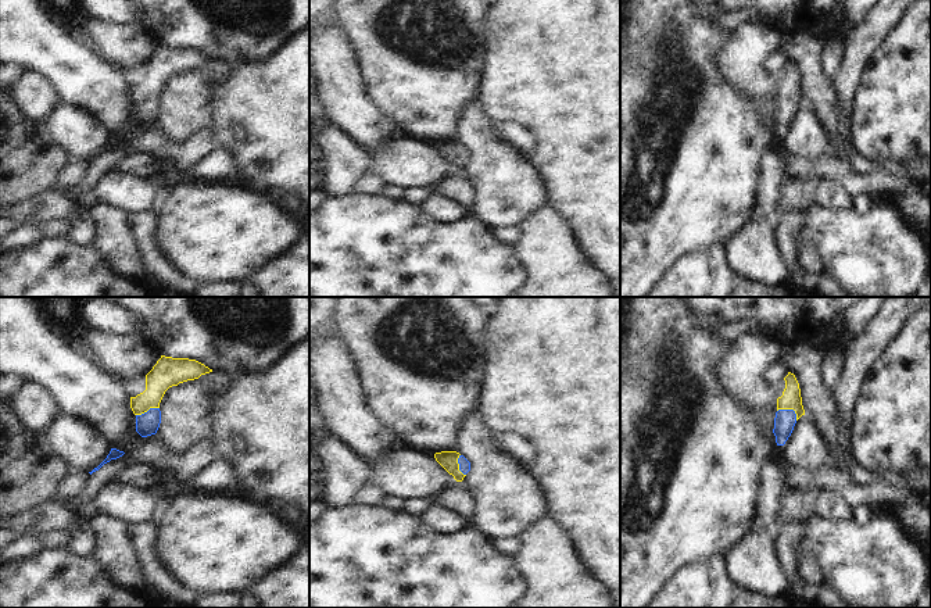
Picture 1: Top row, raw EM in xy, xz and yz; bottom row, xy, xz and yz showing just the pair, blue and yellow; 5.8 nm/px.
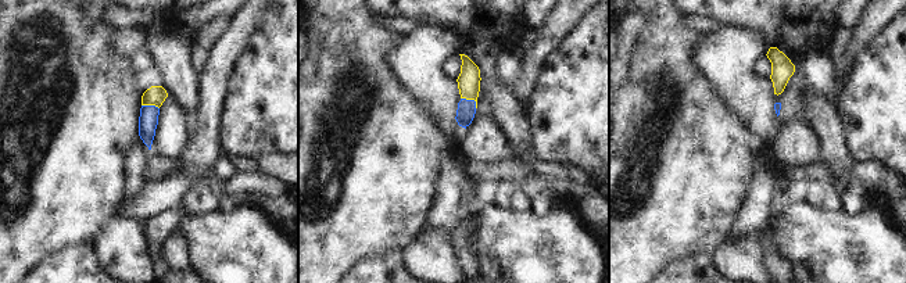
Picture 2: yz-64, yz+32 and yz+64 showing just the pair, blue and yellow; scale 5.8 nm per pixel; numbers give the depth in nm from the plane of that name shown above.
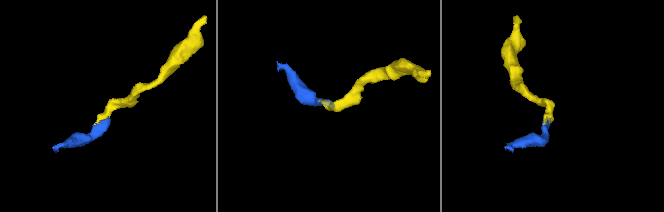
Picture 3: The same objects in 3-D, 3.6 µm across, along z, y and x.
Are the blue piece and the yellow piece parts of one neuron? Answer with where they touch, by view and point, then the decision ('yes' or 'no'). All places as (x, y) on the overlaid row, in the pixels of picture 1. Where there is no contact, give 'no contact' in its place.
meets blue in yz at (790, 410); yes

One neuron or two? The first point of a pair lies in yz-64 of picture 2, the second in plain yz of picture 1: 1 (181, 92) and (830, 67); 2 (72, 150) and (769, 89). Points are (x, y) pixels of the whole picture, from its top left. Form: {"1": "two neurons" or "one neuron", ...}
{"1": "two neurons", "2": "two neurons"}

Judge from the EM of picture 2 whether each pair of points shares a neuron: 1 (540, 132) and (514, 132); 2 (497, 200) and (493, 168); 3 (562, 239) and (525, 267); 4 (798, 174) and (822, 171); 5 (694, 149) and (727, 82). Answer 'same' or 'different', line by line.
1: different
2: different
3: same
4: same
5: different

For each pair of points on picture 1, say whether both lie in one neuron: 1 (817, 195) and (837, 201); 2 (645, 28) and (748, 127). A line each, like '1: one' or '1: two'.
1: one
2: one

